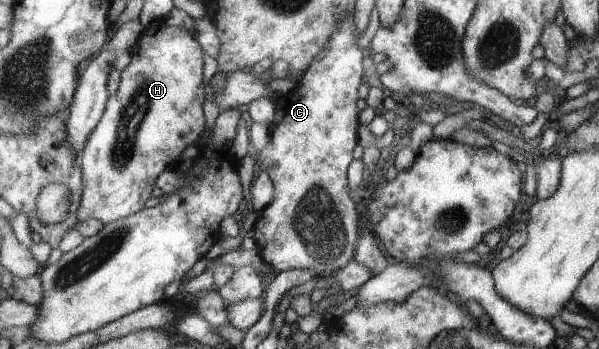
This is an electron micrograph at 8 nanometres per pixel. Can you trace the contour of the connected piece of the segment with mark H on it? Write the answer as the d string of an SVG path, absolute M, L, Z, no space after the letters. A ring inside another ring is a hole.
M164 24L151 35L149 31L143 32L132 55L132 61L121 71L119 89L110 94L106 113L80 154L85 189L76 213L78 221L99 219L108 224L141 211L155 191L157 177L165 169L179 166L183 151L191 145L197 145L203 133L211 133L203 113L207 95L203 73L205 53L193 31Z

